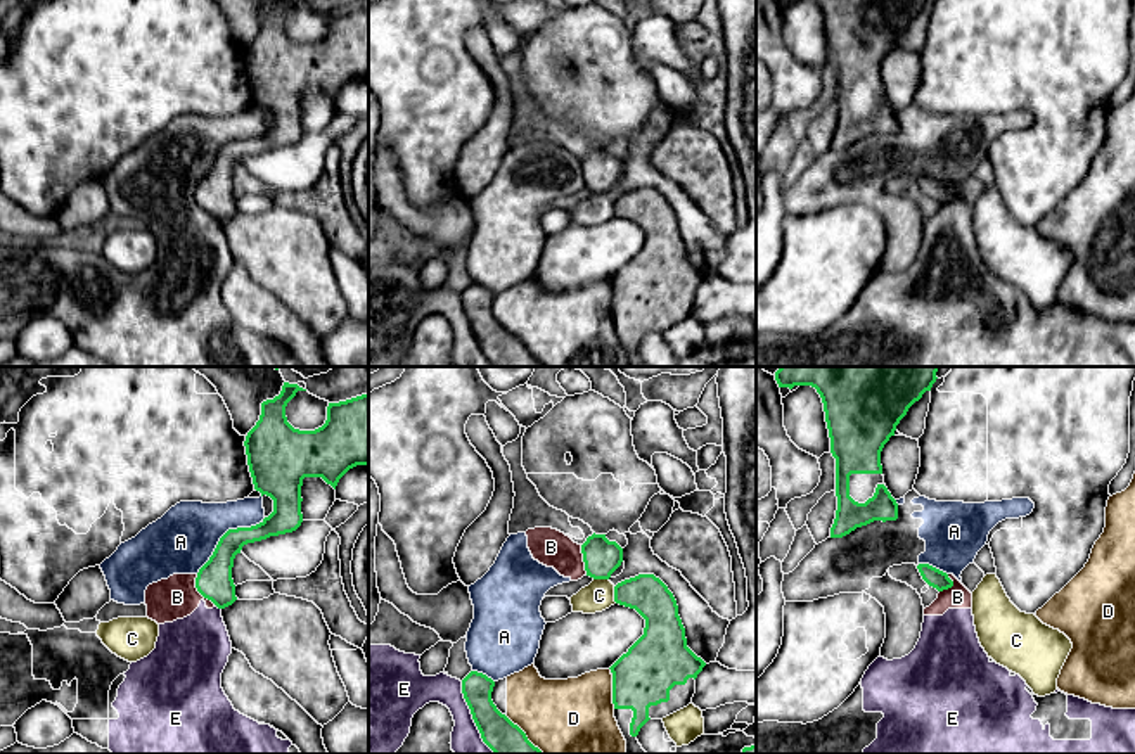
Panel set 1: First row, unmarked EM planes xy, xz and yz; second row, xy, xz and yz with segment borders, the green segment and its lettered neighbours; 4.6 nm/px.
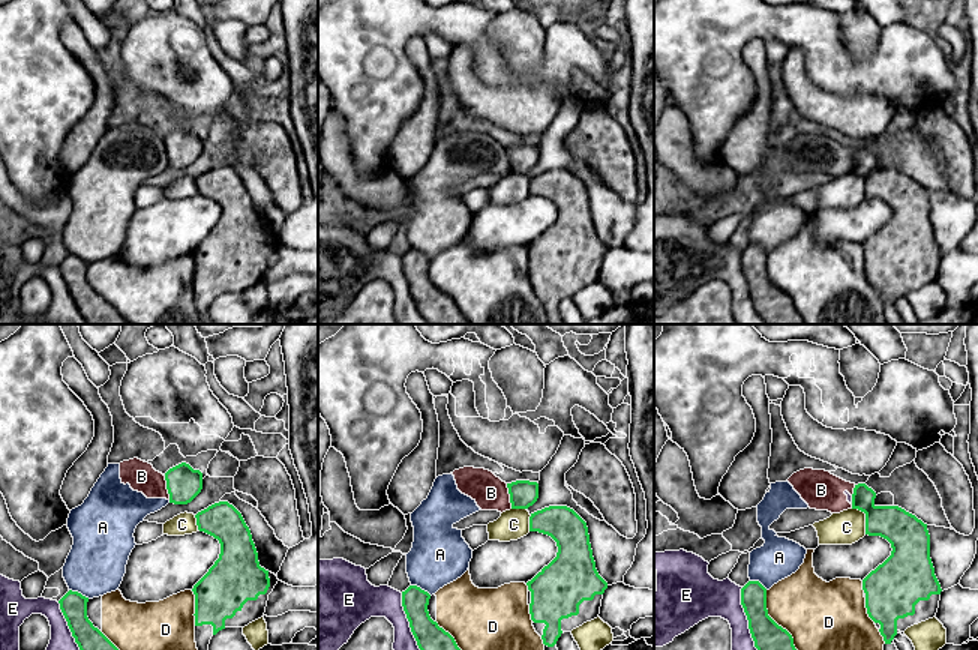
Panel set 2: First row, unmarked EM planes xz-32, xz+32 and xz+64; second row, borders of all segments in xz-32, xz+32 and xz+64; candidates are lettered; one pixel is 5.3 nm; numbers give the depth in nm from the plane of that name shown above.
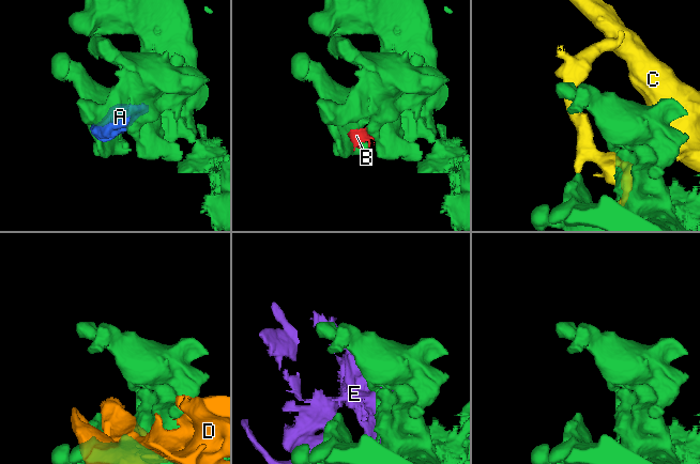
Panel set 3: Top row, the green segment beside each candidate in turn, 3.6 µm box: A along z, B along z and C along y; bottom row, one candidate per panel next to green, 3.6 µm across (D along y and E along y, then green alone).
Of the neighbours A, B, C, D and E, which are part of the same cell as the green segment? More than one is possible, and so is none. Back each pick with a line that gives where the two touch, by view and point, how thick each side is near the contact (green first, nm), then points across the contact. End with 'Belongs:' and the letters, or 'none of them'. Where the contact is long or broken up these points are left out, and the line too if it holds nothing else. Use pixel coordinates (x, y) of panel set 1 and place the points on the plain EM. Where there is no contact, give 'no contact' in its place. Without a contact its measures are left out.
Belongs: none of them

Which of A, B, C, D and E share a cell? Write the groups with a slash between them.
A B D E / C

